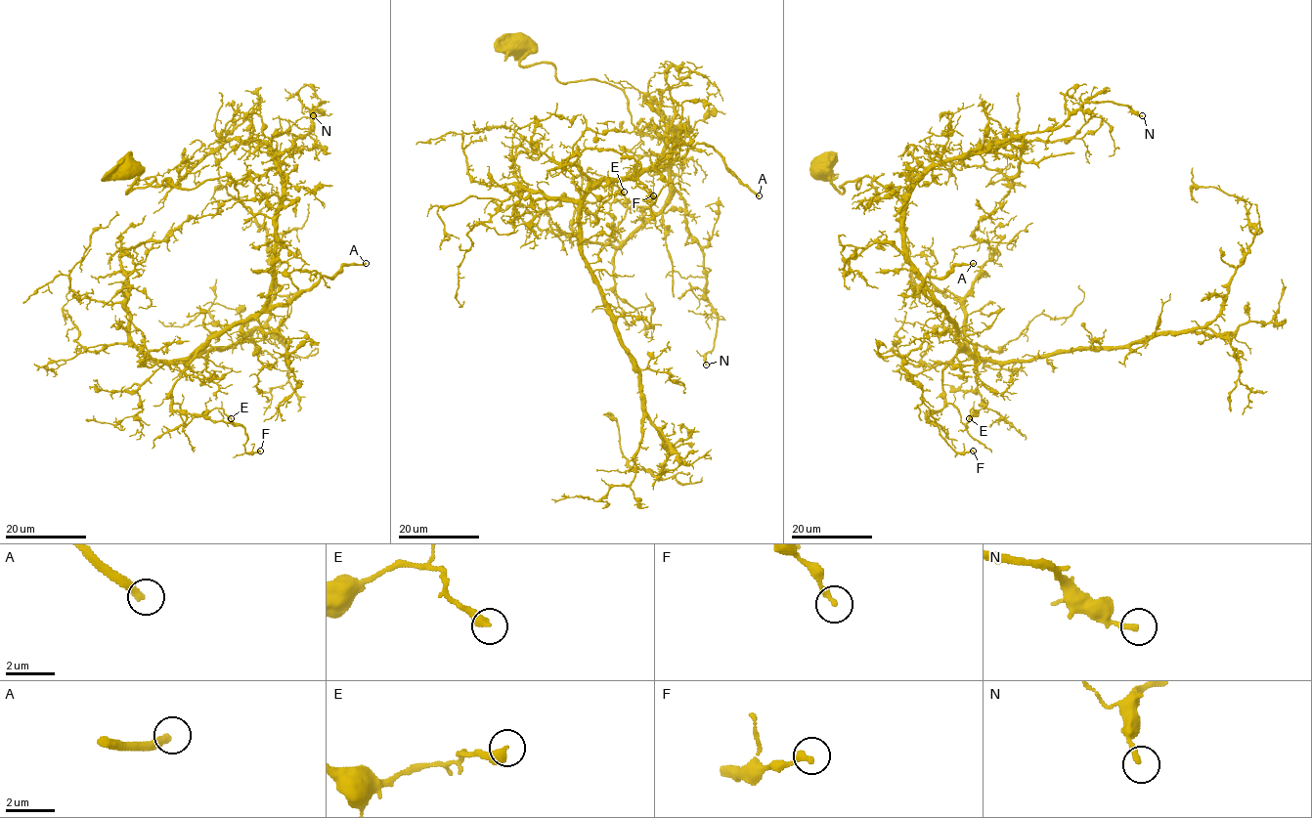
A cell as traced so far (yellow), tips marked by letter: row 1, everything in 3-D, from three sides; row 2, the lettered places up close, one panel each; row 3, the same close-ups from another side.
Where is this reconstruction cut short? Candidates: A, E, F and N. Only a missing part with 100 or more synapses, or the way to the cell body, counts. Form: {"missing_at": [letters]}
{"missing_at": ["A"]}

